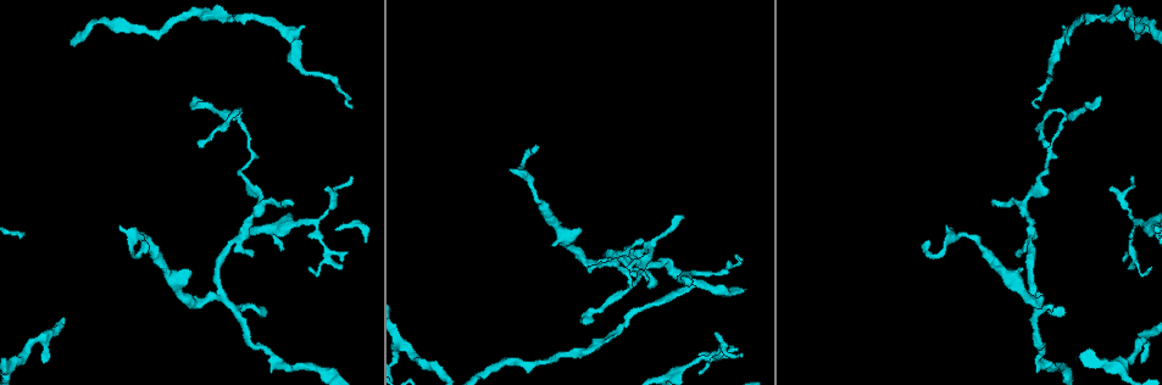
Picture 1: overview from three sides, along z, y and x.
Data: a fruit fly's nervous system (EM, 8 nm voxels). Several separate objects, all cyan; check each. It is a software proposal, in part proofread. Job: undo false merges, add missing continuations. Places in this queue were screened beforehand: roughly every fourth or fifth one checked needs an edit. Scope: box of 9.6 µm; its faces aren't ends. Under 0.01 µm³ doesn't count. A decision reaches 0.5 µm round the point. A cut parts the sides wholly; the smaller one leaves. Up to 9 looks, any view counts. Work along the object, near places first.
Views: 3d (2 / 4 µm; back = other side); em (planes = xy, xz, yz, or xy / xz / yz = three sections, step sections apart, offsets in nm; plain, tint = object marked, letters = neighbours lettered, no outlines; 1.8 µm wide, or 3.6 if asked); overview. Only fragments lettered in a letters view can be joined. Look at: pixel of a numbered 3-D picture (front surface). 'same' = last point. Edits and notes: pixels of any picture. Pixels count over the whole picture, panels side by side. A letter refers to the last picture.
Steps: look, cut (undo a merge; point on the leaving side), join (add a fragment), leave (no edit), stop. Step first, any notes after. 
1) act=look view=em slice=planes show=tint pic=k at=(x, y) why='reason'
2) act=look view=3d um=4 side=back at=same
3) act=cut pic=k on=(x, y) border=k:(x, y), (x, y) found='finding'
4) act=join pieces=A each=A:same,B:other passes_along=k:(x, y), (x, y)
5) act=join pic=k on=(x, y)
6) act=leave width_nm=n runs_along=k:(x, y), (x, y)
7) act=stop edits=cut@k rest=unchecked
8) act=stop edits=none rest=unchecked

act=look view=em slice=planes show=letters pic=1 at=(1131, 179)

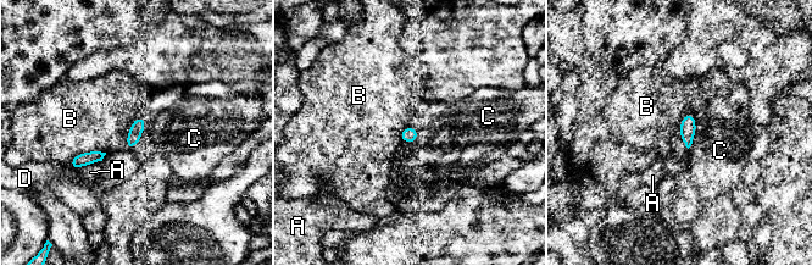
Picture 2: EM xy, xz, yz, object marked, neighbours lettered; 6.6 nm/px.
act=leave longest_contact=B:260nm each=A:other,B:other,C:other,D:other border=2:(106, 153), (79, 153), (68, 164) found='none of them fits'

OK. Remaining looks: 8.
act=look view=em slice=yz step=16 show=tint pic=1 at=(40, 360) why='an open end'

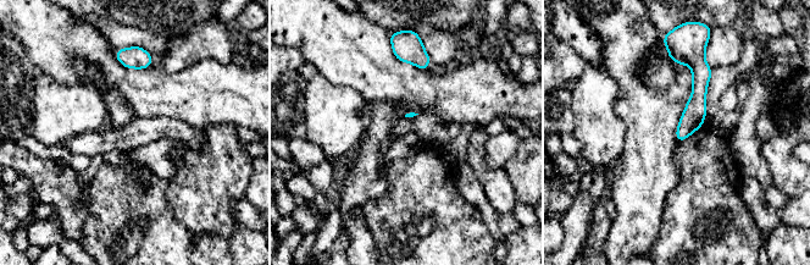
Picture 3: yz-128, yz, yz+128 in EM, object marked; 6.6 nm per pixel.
act=look view=em slice=planes show=tint at=same why='another direction'

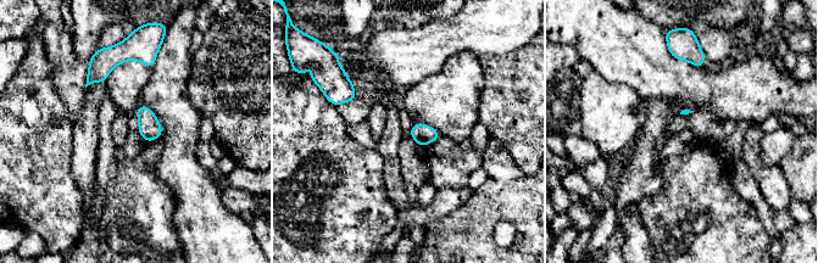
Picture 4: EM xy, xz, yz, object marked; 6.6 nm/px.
act=look view=em slice=planes show=letters at=same why='see the neighbours'

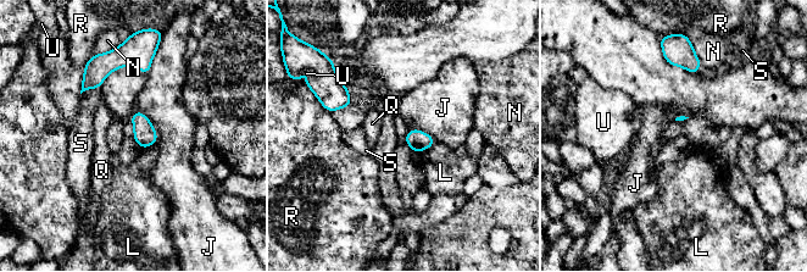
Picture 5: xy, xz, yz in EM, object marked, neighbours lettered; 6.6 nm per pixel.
act=leave each=J:other,L:other,N:other,Q:other,R:other,S:other,U:other border=5:(135, 110), (149, 120), (155, 143) found='none of them fits'

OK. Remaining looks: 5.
act=look view=em slice=planes show=letters pic=1 at=(194, 98) why='thin end'

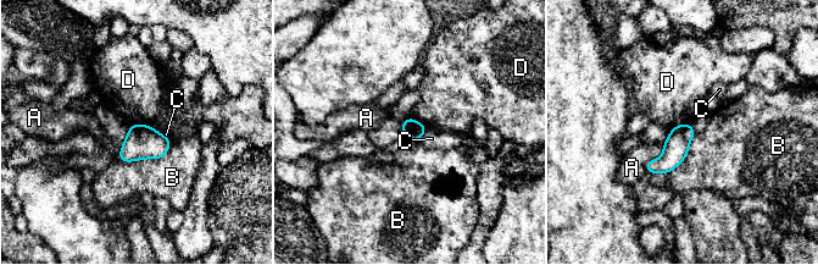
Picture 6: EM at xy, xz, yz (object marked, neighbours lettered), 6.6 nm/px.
act=leave width_nm=130 each=A:other,B:other,C:other,D:other border=6:(131, 123), (145, 123), (152, 128) found='none of them fits'

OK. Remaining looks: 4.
act=look view=em slice=yz step=4 show=letters pic=1 at=(681, 217) why='branch stops here'

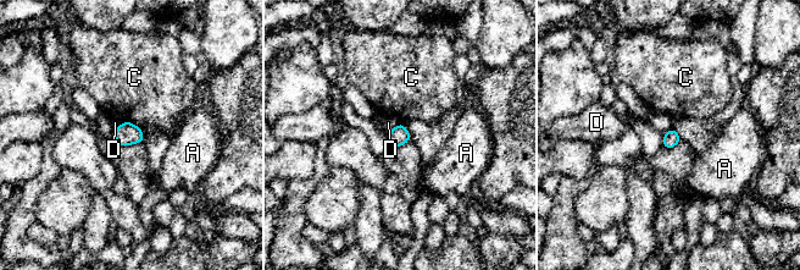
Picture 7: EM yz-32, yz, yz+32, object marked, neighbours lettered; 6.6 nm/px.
act=leave each=A:other,C:other,D:other found='no lettered fragment goes on from it'

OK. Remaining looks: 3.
act=stop edits=none rest=unchecked

